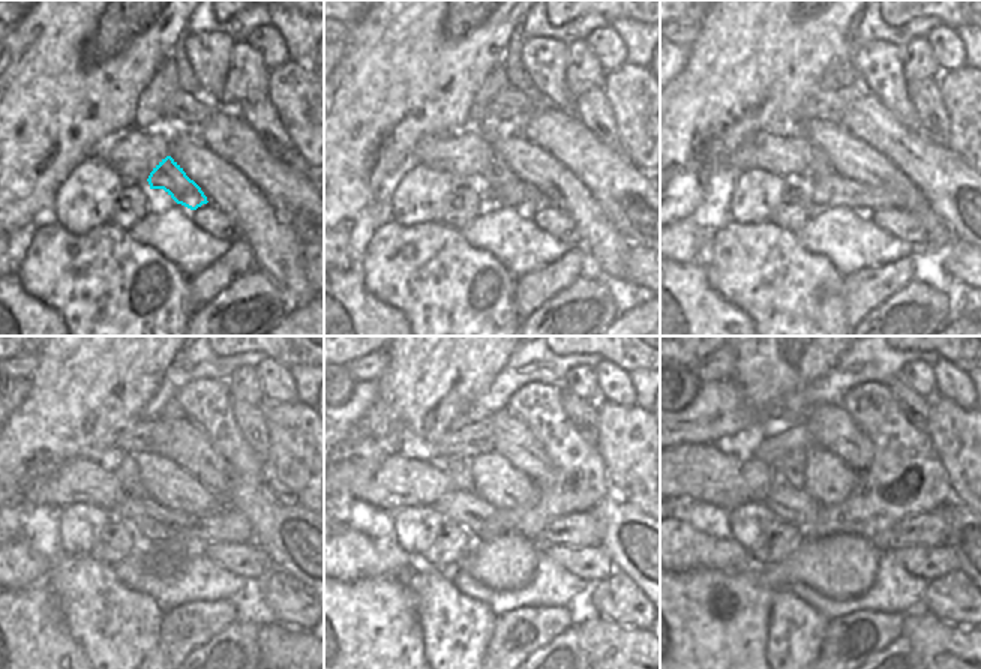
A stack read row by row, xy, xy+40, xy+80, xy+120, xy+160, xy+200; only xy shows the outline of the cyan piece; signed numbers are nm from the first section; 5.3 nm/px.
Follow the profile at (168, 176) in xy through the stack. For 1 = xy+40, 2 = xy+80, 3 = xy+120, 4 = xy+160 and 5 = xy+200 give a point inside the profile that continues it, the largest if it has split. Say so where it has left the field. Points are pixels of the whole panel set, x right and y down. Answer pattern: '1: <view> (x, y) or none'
1: xy+40 (495, 173)
2: xy+80 (819, 165)
3: xy+120 (126, 471)
4: xy+160 (458, 468)
5: xy+200 (789, 468)

